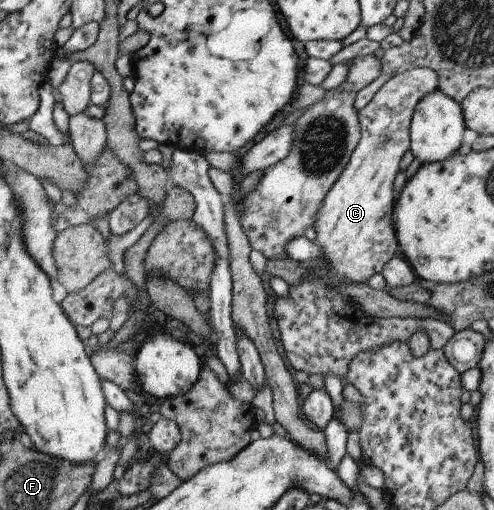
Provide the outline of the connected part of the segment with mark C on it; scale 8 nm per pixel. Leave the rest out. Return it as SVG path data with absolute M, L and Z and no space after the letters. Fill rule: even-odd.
M412 68L391 77L378 88L374 97L357 111L359 121L359 140L350 154L348 163L343 167L336 181L321 199L314 216L313 242L321 248L324 267L312 268L295 286L288 286L286 297L276 297L273 301L274 318L278 326L282 349L288 365L295 371L308 375L332 373L341 383L345 383L347 367L359 352L372 352L383 344L392 342L407 343L410 336L422 330L429 341L430 350L446 350L446 343L454 339L453 329L442 320L429 317L374 317L366 315L362 307L342 292L333 292L333 284L345 280L350 284L366 284L374 275L381 273L384 264L398 255L397 241L391 226L391 207L393 202L392 183L398 171L398 163L404 152L409 149L409 123L414 106L419 99L438 85L437 75L428 68Z

